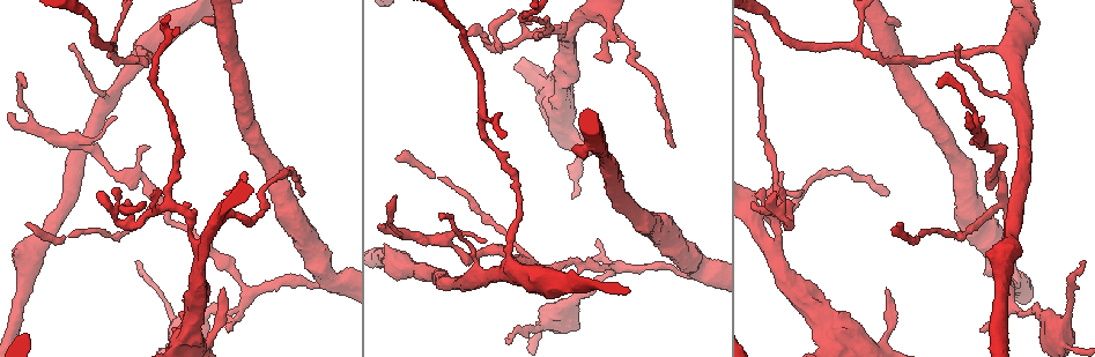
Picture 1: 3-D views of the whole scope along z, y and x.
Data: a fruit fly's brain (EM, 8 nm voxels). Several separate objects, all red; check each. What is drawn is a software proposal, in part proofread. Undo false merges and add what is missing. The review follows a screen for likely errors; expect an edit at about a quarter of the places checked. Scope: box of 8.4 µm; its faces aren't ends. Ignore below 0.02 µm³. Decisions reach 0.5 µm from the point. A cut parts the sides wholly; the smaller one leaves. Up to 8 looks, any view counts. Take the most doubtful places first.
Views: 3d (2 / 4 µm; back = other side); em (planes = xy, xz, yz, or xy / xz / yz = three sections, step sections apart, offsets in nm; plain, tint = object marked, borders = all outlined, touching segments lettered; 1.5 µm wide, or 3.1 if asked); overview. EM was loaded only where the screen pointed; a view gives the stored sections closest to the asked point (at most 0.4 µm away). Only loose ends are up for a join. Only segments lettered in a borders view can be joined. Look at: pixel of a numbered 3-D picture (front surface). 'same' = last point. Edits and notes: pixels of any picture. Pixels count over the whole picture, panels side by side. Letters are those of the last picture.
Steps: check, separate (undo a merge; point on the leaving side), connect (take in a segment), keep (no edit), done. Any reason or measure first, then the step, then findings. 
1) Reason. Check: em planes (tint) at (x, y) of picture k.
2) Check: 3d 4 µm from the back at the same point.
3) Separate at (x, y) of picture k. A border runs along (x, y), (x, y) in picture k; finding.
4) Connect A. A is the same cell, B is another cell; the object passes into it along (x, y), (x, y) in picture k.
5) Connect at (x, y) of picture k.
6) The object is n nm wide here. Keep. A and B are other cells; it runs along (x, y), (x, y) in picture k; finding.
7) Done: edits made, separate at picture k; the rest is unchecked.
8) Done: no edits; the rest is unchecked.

An open end. Check: 3d 4 µm at (761, 188) of picture 1.

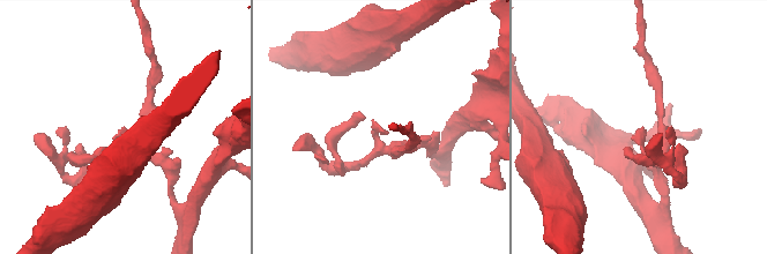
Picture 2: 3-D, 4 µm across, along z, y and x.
Check: em planes (borders) at (642, 127) of picture 2.

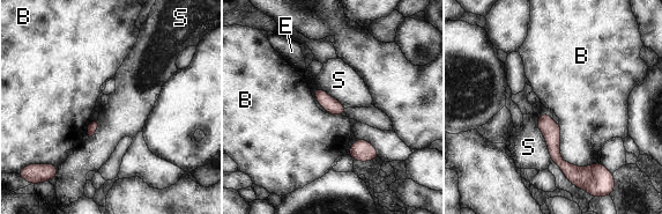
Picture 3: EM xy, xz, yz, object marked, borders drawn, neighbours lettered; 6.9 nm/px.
Keep. B, E and S are other cells; it runs along (544, 117), (556, 157), (574, 169) in picture 3; none of them fits.

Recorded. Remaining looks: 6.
Three-way junction. Check: em yz step 8 (borders) at (859, 46) of picture 1.

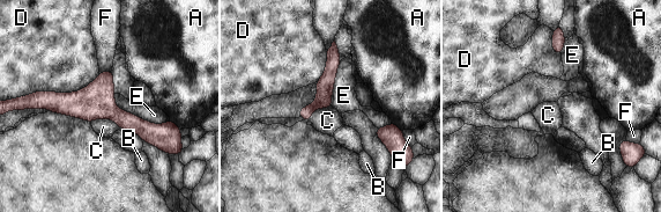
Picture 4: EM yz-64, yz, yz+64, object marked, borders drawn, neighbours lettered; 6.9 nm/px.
Keep. A, B, C, D, E and F are other cells; a border runs along (113, 94), (126, 111), (169, 121) in picture 4; continuous, no second cell.

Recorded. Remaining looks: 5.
Thick turns thin. Check: 3d 2 µm at (510, 270) of picture 1.

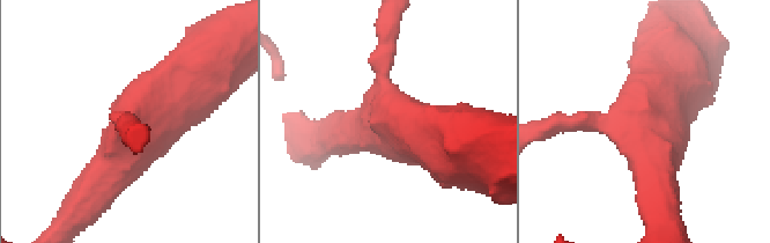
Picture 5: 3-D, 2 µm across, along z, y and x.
3 arms meet here; the arms are 160, 280, 550 nm wide. Check: em planes (borders) at (650, 144) of picture 5.

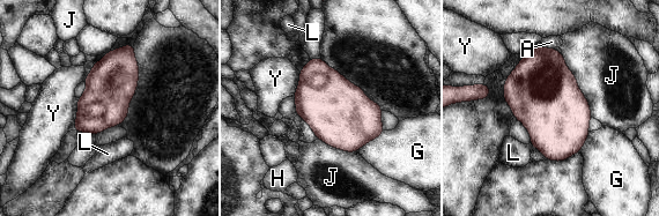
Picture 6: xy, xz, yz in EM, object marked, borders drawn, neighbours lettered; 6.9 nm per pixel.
Keep. A, G, H, J, L and Y are other cells; a border runs along (561, 53), (592, 117) in picture 6; continuous, no second cell.

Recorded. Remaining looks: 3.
Done: no edits; the rest is unchecked.

